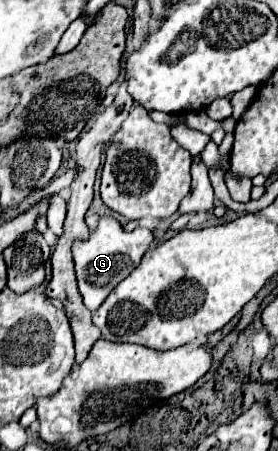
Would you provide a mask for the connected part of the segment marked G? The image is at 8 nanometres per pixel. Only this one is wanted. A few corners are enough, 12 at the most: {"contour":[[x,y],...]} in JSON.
{"contour":[[103,216],[73,244],[79,292],[95,312],[139,266],[149,228]]}

